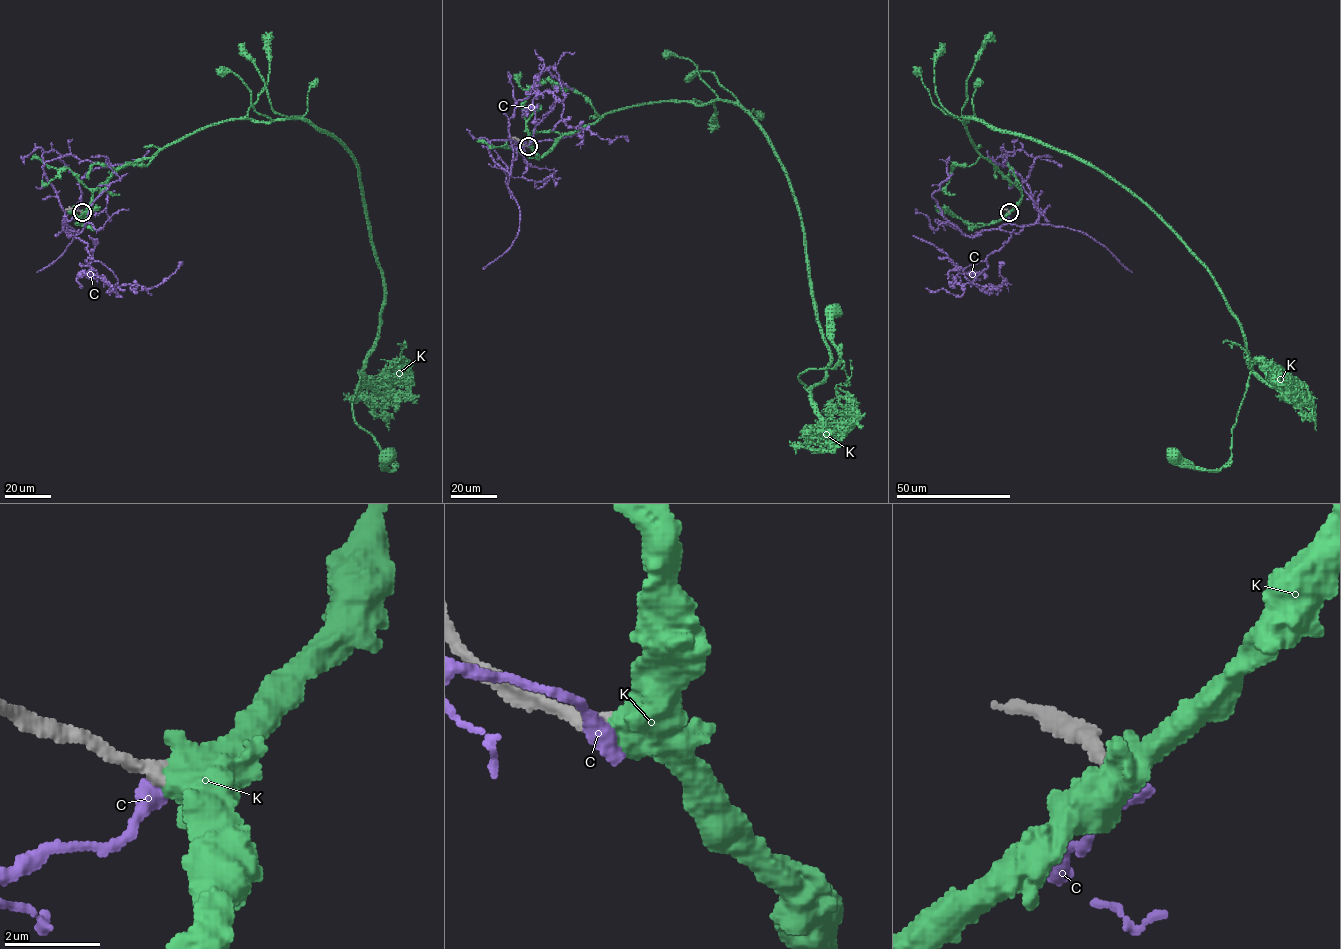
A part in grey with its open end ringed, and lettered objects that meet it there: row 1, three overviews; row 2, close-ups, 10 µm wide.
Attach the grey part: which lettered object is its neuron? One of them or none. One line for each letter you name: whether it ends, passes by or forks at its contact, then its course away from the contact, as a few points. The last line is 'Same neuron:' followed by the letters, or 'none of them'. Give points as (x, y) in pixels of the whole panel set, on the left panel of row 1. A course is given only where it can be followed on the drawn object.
K: It ends there. Its course: (82, 212), (117, 170), (221, 122), (304, 119), (338, 141), (382, 278), (353, 412), (384, 459)
Same neuron: K

